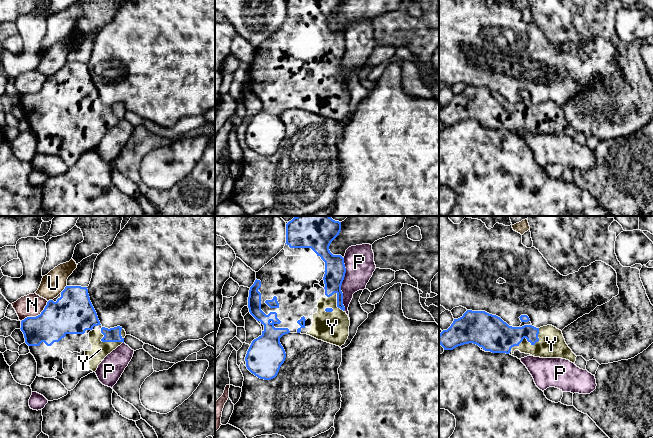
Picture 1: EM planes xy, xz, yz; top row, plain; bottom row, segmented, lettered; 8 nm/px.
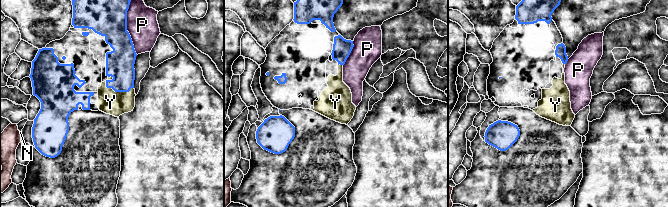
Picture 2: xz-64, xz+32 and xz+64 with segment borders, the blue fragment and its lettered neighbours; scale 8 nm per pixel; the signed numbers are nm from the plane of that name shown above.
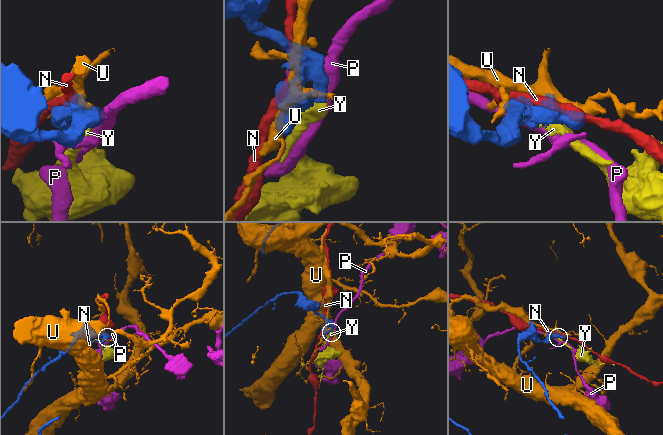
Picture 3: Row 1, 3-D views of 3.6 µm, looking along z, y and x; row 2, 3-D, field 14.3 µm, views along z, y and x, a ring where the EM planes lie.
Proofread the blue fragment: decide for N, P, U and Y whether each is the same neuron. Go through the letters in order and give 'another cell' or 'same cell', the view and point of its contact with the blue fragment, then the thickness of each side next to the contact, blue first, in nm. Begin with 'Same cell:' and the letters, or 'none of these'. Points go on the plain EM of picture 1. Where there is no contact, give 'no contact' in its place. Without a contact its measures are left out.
Same cell: Y
N: another cell; contact xy (36, 92); calibres 300 and 180 nm
P: another cell; contact xz (341, 60); calibres 170 and 240 nm
U: another cell; contact xy (64, 65); calibres 340 and 190 nm
Y: same cell; contact yz (530, 118); calibres 240 and 220 nm

